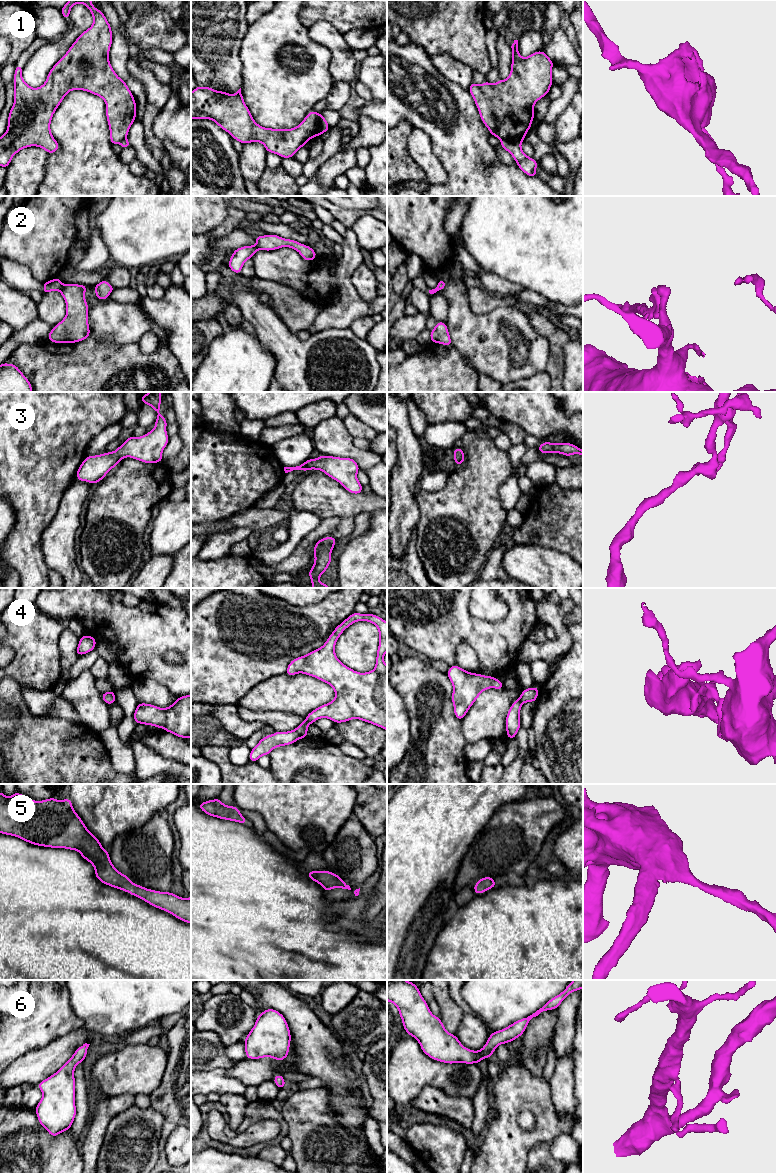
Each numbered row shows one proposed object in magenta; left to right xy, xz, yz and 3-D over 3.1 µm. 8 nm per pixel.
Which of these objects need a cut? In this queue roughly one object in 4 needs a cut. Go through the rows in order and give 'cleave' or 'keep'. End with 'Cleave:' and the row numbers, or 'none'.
1: cleave
2: cleave
3: keep
4: cleave
5: keep
6: keep
Cleave: 1, 2, 4

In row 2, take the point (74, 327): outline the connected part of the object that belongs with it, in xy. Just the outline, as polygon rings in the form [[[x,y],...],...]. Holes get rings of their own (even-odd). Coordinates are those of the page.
[[[65,284],[61,294],[66,302],[66,316],[53,327],[48,340],[53,343],[77,343],[90,337],[88,303],[85,292],[88,286]]]

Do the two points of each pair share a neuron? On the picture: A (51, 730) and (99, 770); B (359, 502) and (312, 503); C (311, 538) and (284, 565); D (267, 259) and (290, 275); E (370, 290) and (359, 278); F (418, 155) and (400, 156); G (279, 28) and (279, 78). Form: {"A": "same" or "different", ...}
{"A": "same", "B": "same", "C": "same", "D": "same", "E": "same", "F": "different", "G": "same"}

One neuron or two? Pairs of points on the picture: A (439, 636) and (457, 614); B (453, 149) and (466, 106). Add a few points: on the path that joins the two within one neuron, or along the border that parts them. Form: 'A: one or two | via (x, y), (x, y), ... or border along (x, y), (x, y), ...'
A: one | via (440, 631), (452, 619)
B: one | via (458, 138), (460, 117)

